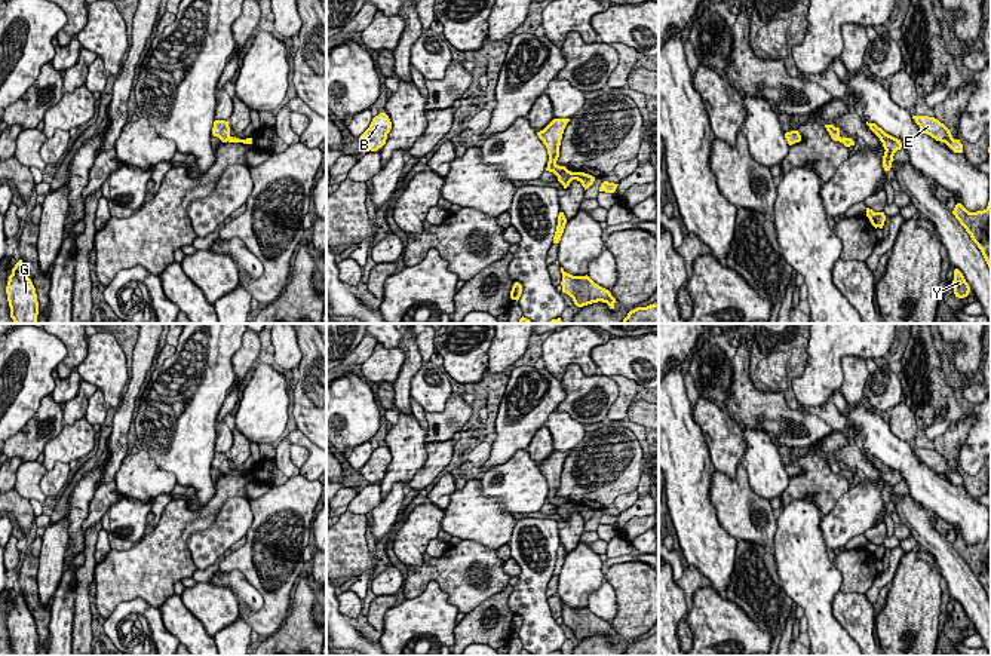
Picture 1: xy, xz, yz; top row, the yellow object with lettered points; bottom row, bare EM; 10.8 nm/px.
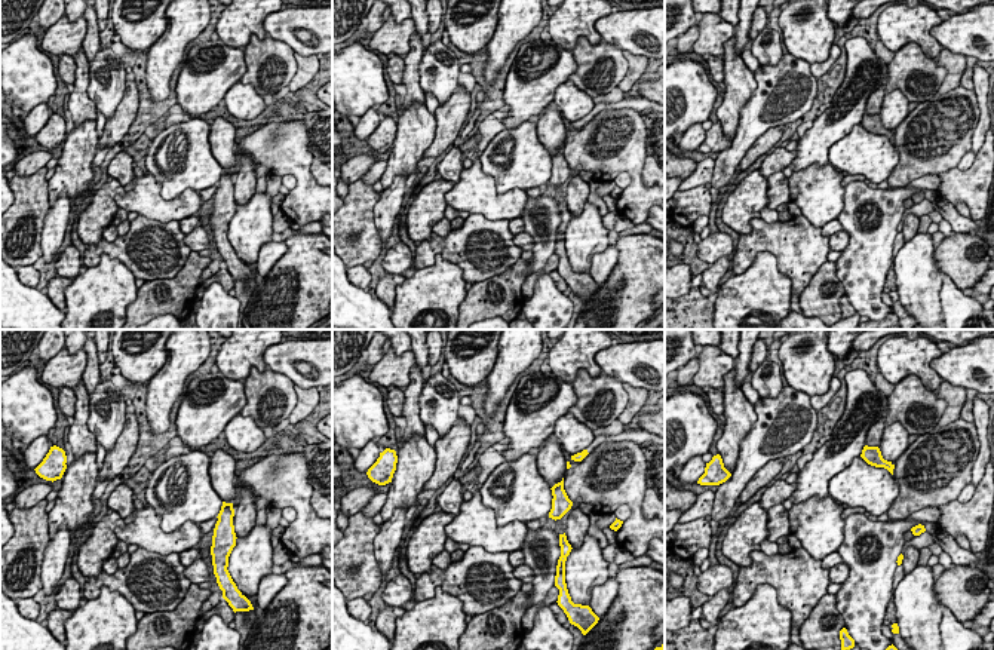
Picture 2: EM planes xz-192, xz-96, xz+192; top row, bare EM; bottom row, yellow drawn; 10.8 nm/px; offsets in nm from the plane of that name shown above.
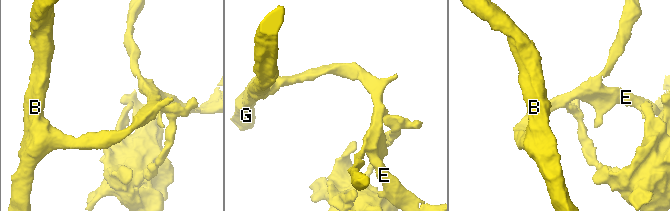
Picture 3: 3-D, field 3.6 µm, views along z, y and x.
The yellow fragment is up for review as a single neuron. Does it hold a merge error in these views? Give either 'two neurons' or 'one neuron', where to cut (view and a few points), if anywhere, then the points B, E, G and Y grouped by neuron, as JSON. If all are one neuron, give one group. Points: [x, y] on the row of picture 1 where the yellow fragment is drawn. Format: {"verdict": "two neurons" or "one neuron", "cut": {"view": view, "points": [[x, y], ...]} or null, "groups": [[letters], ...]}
{"verdict": "two neurons", "cut": {"view": "xz", "points": [[567, 169], [557, 175]]}, "groups": [["B", "E", "G"], ["Y"]]}

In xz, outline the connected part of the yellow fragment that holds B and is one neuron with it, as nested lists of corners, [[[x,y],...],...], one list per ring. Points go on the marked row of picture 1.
[[[386,113],[375,116],[369,128],[360,135],[362,144],[371,151],[377,151],[386,144],[387,134],[392,129],[392,122]]]

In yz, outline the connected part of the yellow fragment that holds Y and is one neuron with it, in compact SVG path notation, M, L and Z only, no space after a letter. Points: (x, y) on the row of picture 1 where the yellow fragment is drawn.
M958 269L954 270L952 288L954 288L955 297L958 298L964 298L970 292L970 286Z

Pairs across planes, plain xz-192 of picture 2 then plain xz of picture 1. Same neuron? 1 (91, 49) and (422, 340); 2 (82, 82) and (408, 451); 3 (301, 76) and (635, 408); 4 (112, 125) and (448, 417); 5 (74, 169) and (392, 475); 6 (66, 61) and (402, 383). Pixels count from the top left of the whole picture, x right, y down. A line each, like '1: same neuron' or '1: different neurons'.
1: different neurons
2: different neurons
3: different neurons
4: different neurons
5: same neuron
6: different neurons

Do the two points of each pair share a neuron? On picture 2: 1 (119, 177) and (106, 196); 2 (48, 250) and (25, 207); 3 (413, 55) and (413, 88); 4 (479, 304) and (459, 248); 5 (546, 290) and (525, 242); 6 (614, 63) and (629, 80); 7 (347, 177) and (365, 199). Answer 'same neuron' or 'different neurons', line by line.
1: same neuron
2: different neurons
3: same neuron
4: different neurons
5: different neurons
6: different neurons
7: different neurons

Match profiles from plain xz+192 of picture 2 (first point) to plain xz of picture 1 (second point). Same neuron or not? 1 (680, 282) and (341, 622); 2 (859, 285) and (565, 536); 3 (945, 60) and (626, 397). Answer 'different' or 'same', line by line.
1: different
2: different
3: same

